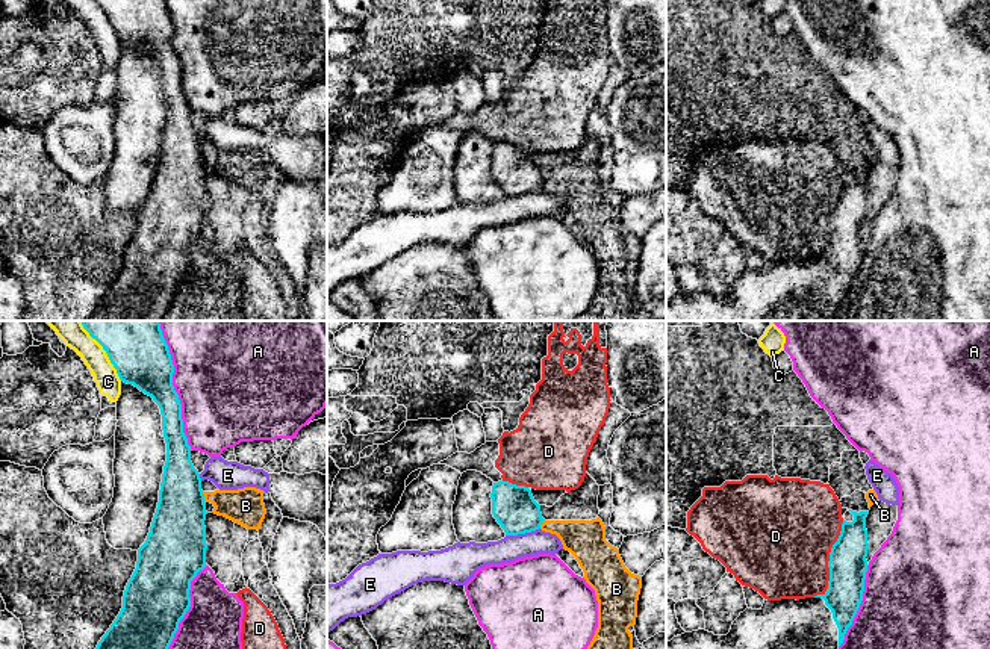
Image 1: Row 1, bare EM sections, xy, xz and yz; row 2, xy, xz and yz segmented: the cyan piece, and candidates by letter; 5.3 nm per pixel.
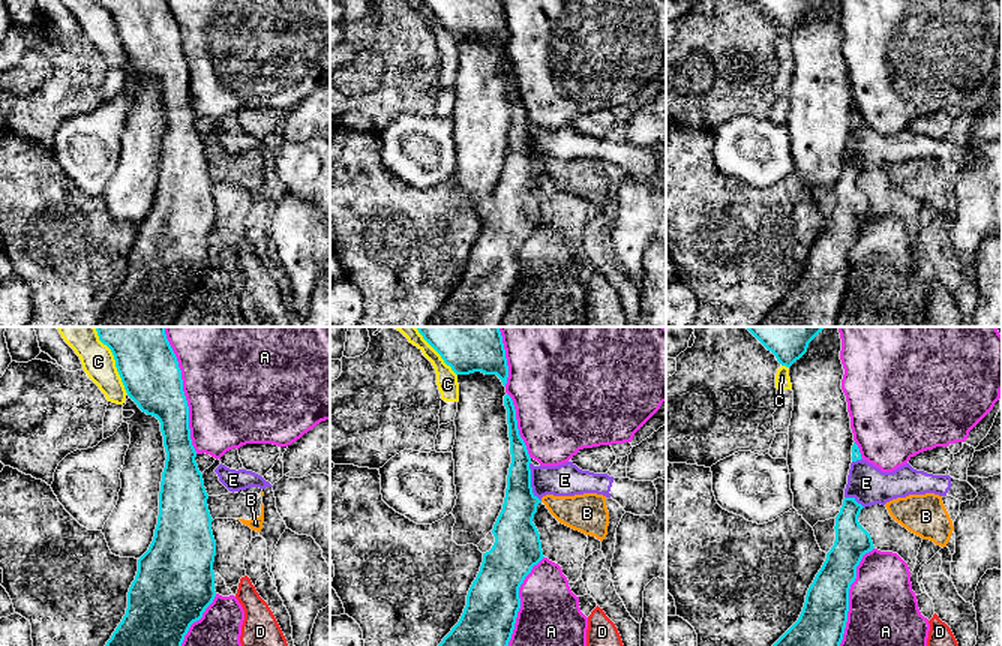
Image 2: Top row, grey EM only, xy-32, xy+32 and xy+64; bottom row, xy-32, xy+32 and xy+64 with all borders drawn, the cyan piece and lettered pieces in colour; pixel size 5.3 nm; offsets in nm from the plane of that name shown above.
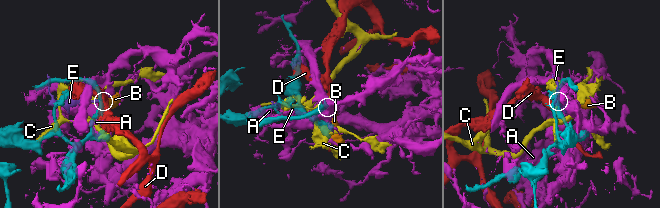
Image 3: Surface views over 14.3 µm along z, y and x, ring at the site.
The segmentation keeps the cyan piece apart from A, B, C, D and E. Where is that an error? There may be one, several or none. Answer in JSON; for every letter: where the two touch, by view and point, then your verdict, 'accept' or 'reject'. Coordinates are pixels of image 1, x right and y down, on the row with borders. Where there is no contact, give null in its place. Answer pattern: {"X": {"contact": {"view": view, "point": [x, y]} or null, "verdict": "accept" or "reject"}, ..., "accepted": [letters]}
{"A": {"contact": {"view": "xy", "point": [173, 386]}, "verdict": "reject"}, "B": {"contact": {"view": "xy", "point": [203, 498]}, "verdict": "reject"}, "C": {"contact": {"view": "xy", "point": [105, 350]}, "verdict": "reject"}, "D": {"contact": {"view": "yz", "point": [828, 562]}, "verdict": "reject"}, "E": {"contact": {"view": "xz", "point": [523, 533]}, "verdict": "reject"}, "accepted": []}

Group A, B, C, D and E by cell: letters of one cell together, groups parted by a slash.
A / B / C / D / E

